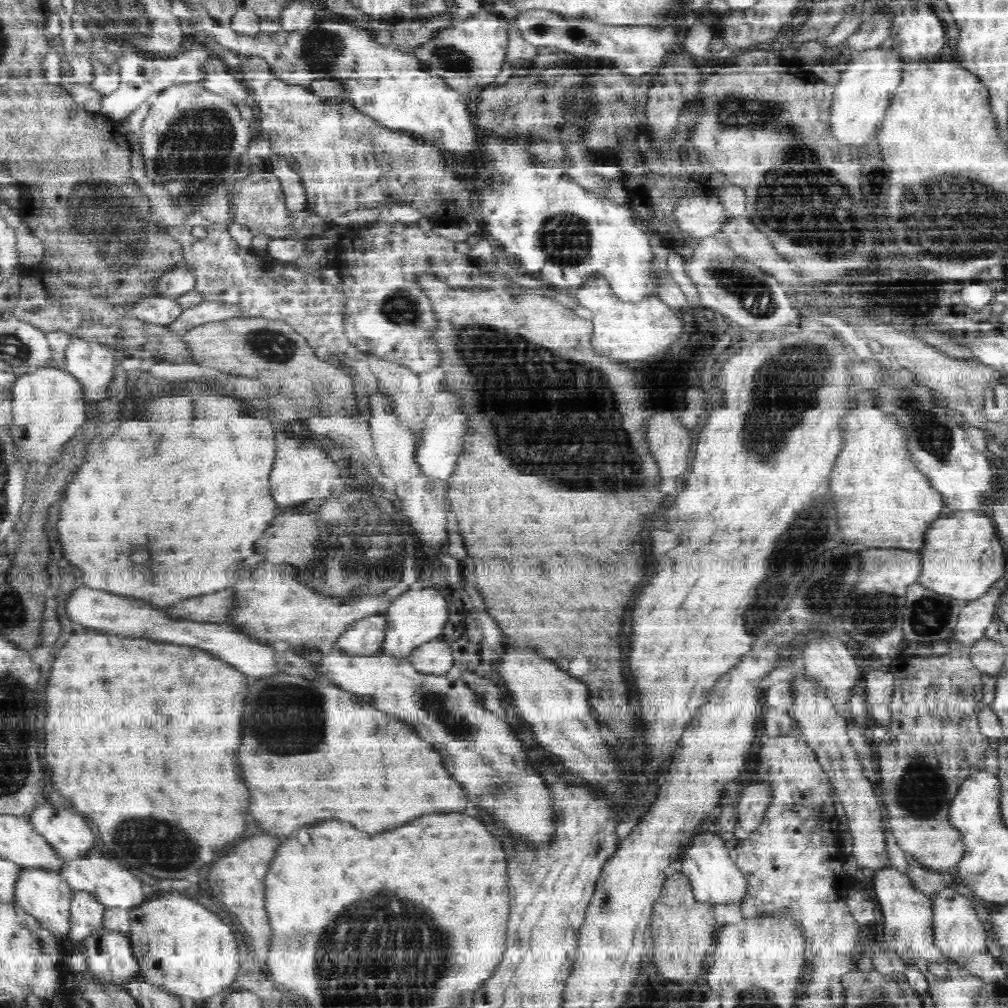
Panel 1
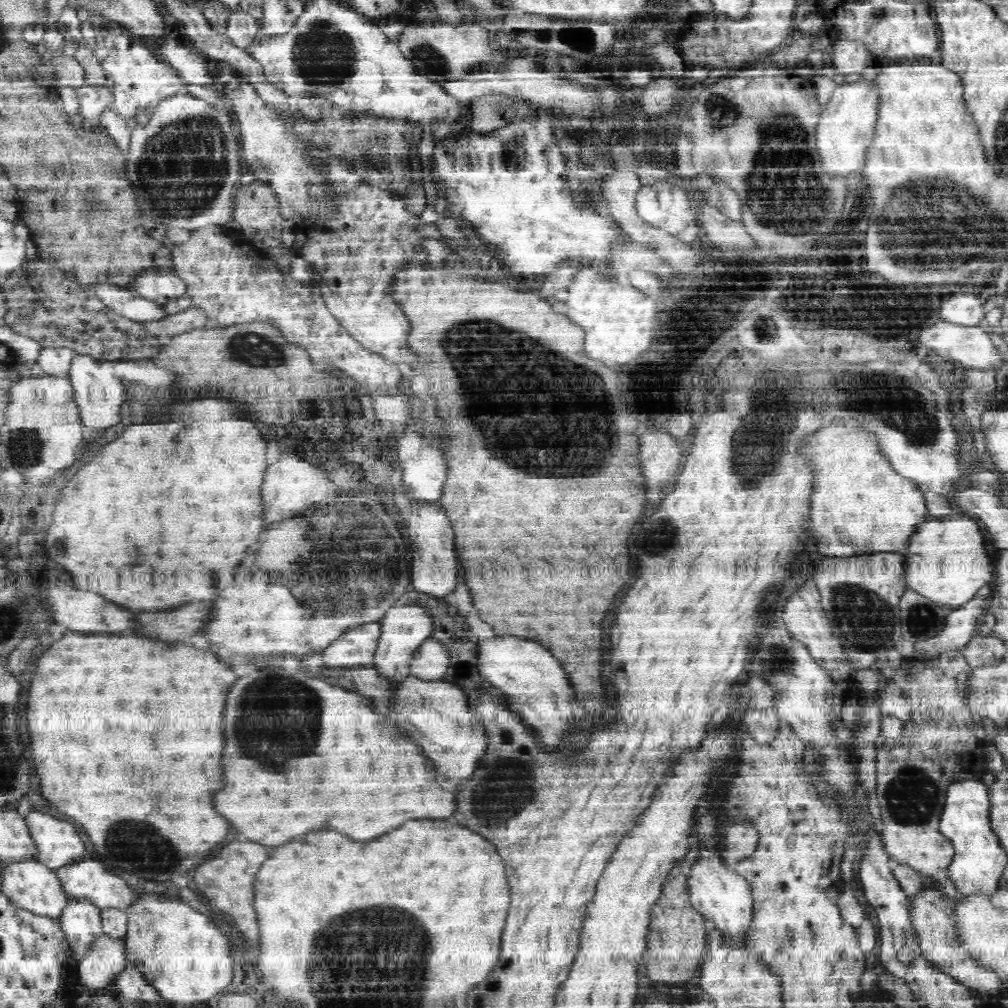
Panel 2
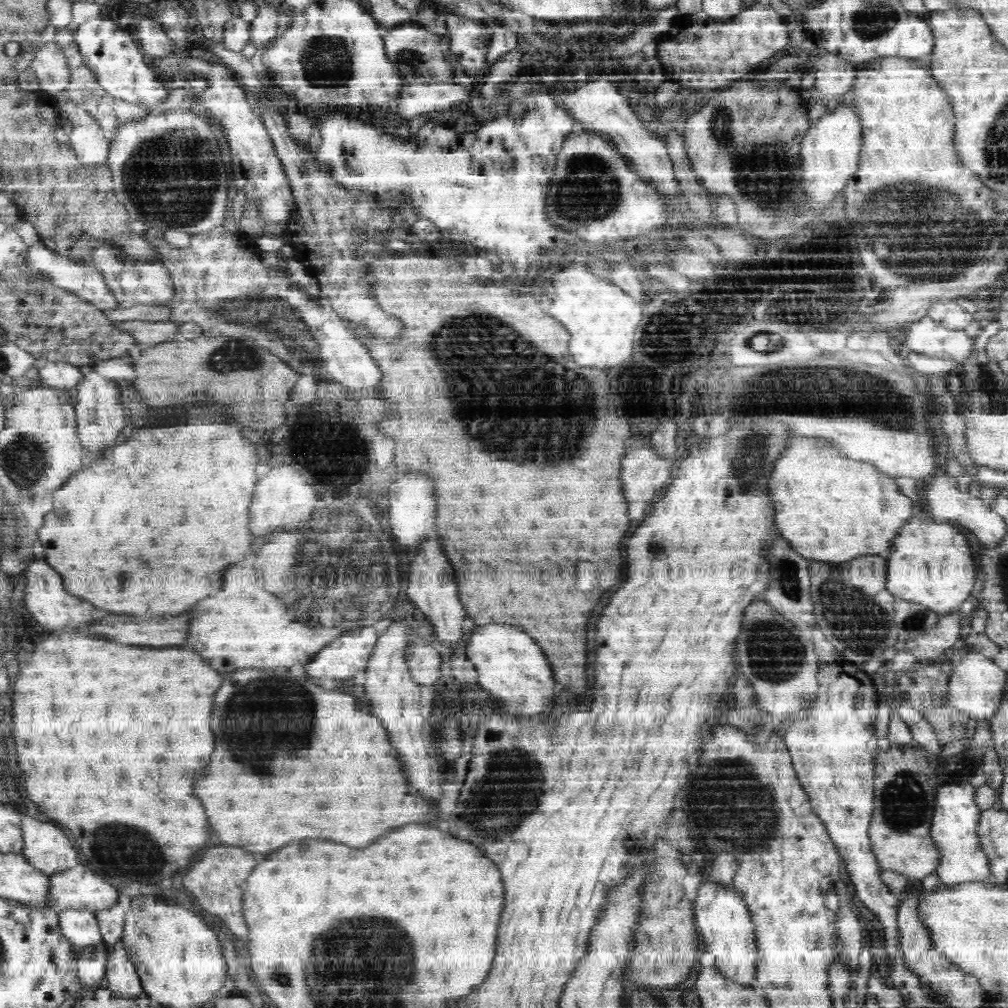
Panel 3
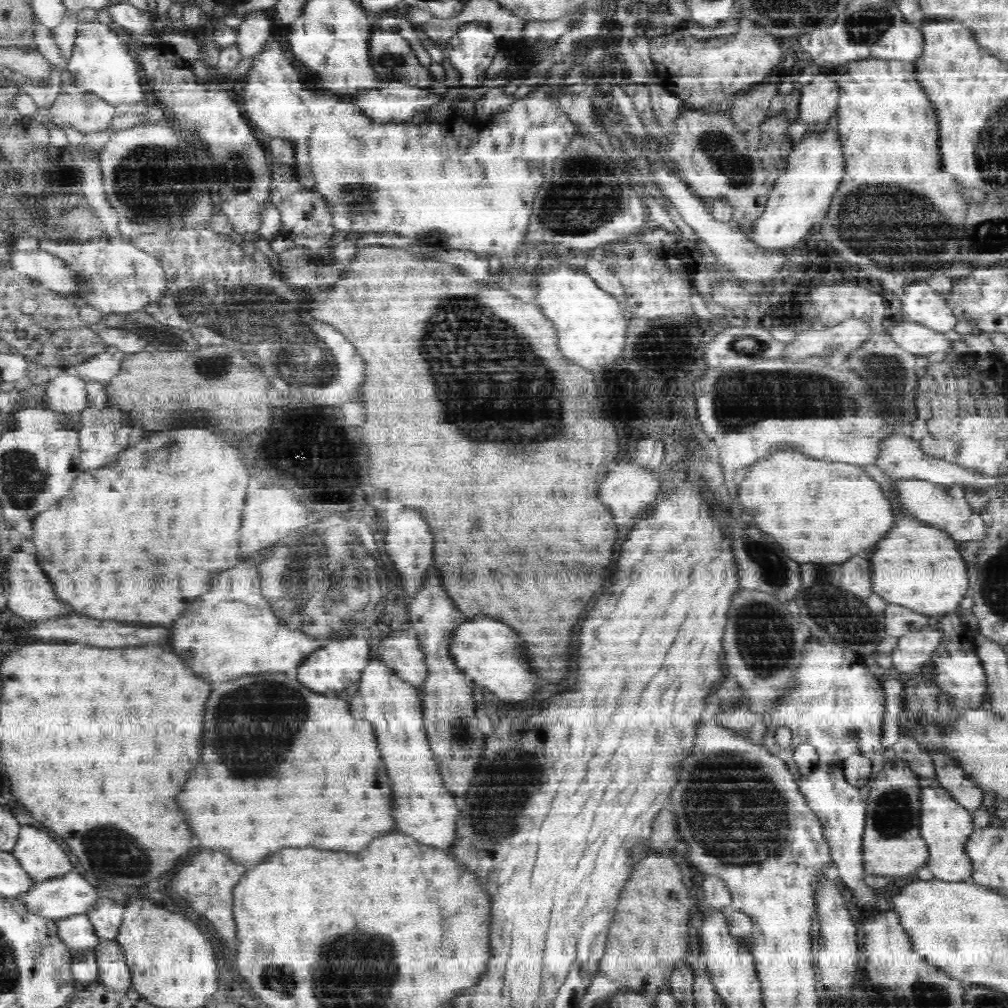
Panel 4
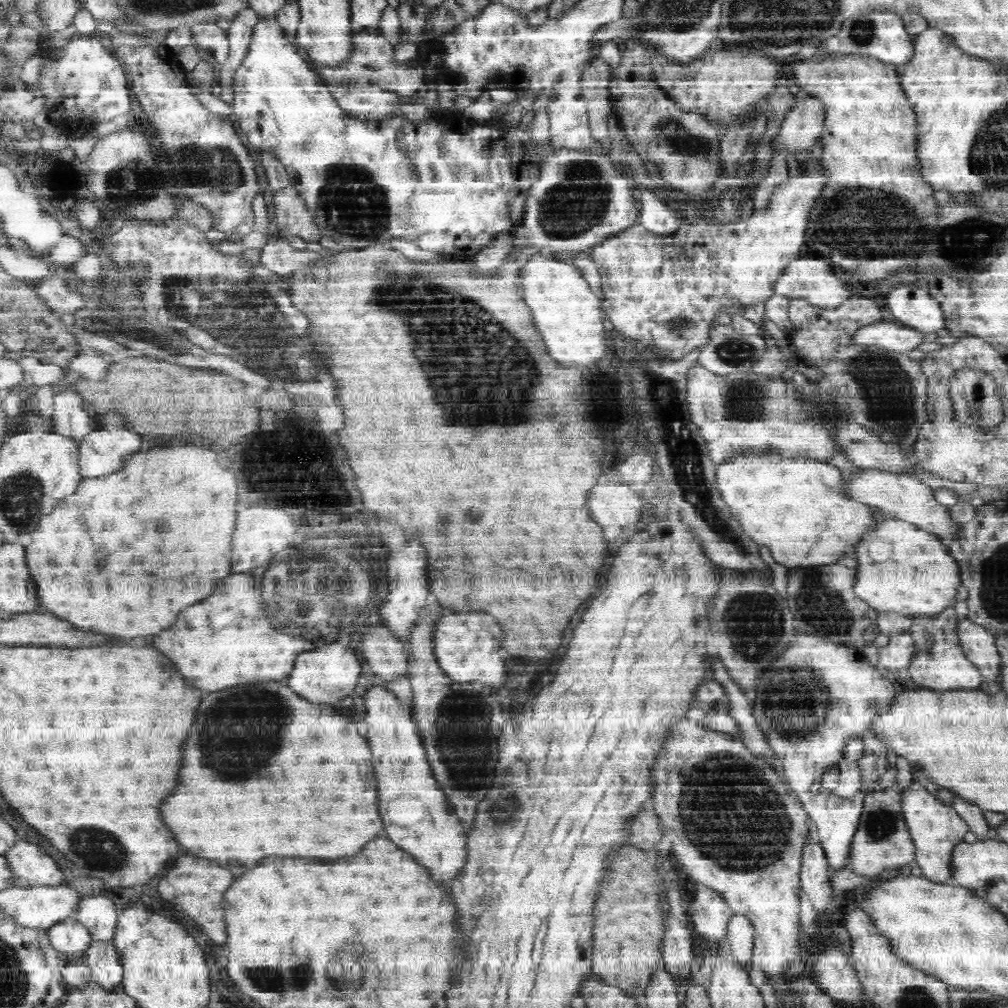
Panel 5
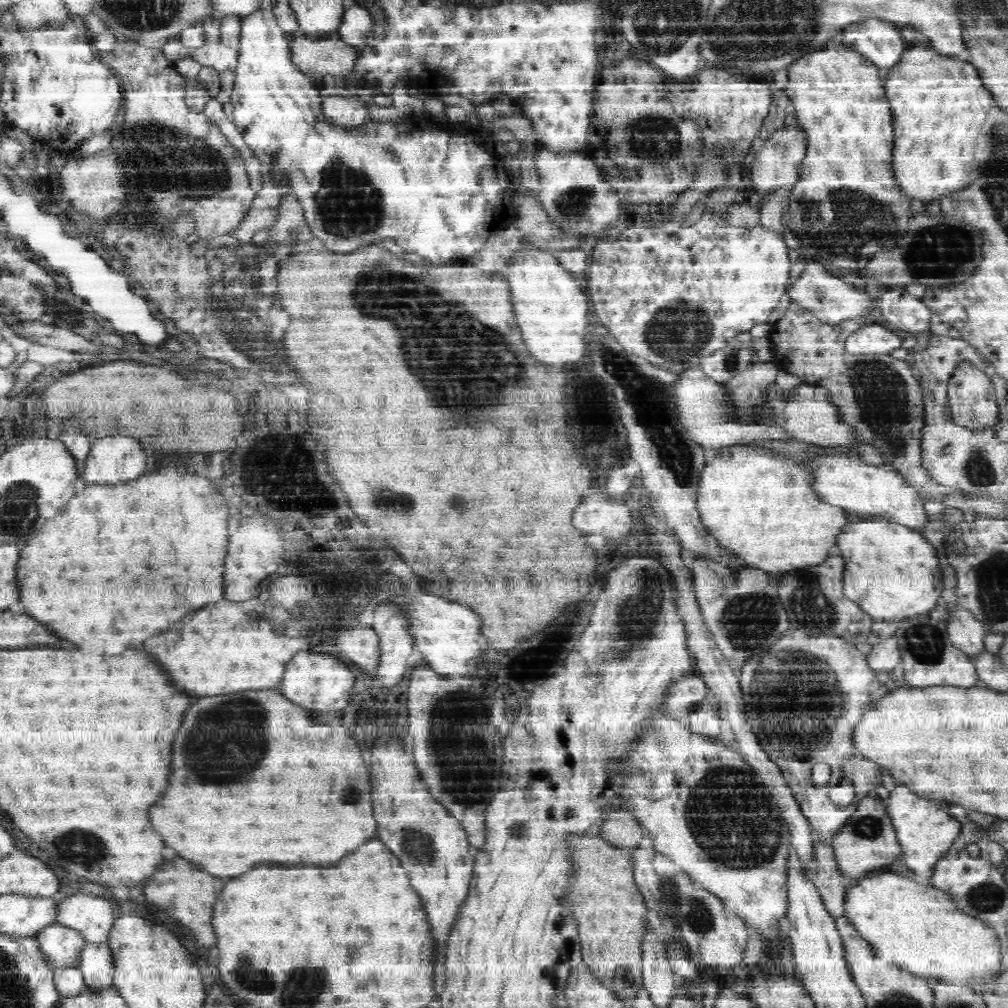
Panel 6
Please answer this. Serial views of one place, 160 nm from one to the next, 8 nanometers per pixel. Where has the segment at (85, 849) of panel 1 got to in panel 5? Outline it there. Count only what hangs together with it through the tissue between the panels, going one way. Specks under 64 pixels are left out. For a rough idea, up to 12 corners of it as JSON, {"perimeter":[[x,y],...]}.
{"perimeter":[[26,838],[4,855],[16,886],[54,886],[58,862]]}

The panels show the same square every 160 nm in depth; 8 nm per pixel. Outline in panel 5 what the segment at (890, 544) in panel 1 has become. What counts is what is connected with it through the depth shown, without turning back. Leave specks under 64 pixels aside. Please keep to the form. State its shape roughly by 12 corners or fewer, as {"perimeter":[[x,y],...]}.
{"perimeter":[[777,451],[717,468],[720,492],[790,568],[877,529],[854,475]]}

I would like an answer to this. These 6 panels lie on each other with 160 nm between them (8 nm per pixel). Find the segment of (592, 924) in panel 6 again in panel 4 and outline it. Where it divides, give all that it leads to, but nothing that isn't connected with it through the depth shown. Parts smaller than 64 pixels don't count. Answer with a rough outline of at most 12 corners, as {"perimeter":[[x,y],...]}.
{"perimeter":[[676,858],[635,866],[599,970],[668,988],[688,962],[689,889]]}

